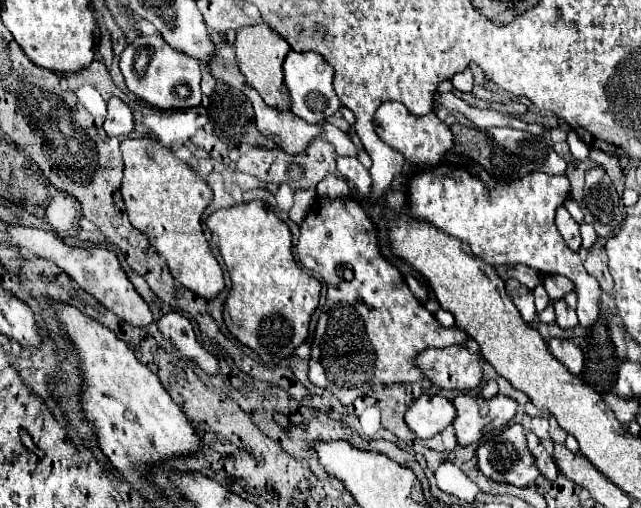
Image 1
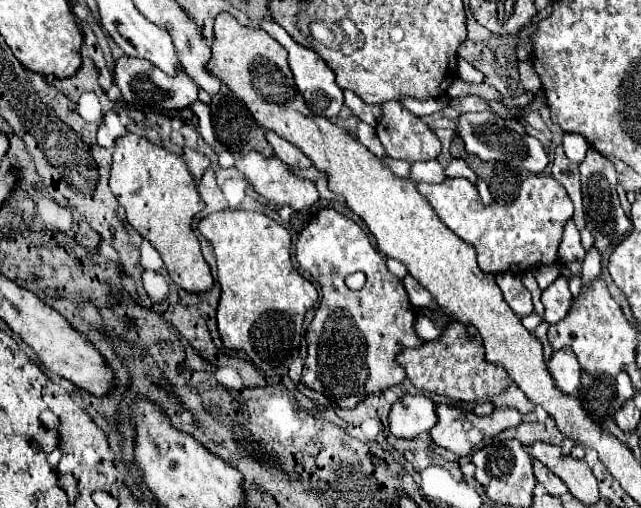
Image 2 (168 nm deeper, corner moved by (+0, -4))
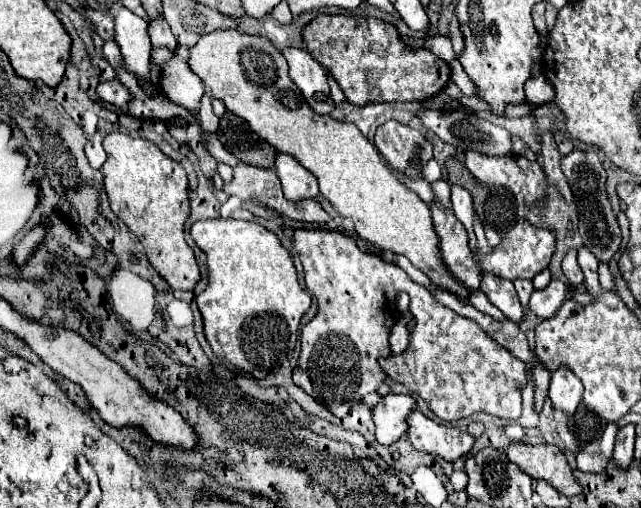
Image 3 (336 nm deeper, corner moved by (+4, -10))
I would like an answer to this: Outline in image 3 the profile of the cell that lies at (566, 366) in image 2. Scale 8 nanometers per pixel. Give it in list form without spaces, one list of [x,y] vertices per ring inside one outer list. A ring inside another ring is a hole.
[[[558,367],[556,373],[552,373],[550,377],[550,391],[548,397],[554,405],[554,409],[572,415],[578,407],[578,403],[582,401],[582,383],[580,379],[576,379],[576,375],[572,371],[568,371],[568,367]]]

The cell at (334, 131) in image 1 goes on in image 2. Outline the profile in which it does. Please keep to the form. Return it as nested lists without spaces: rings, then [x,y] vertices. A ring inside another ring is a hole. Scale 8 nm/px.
[[[384,159],[386,165],[390,165],[390,169],[400,175],[400,177],[408,177],[410,175],[410,167],[412,163],[406,163],[406,161],[396,161],[396,159]]]

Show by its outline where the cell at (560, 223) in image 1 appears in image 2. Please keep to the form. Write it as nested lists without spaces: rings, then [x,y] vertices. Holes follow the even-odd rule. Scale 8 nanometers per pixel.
[[[568,221],[568,225],[564,227],[564,239],[558,249],[558,259],[562,263],[572,263],[572,261],[582,261],[584,255],[586,255],[586,251],[580,243],[580,233],[578,233],[576,225],[572,225],[572,221]]]

